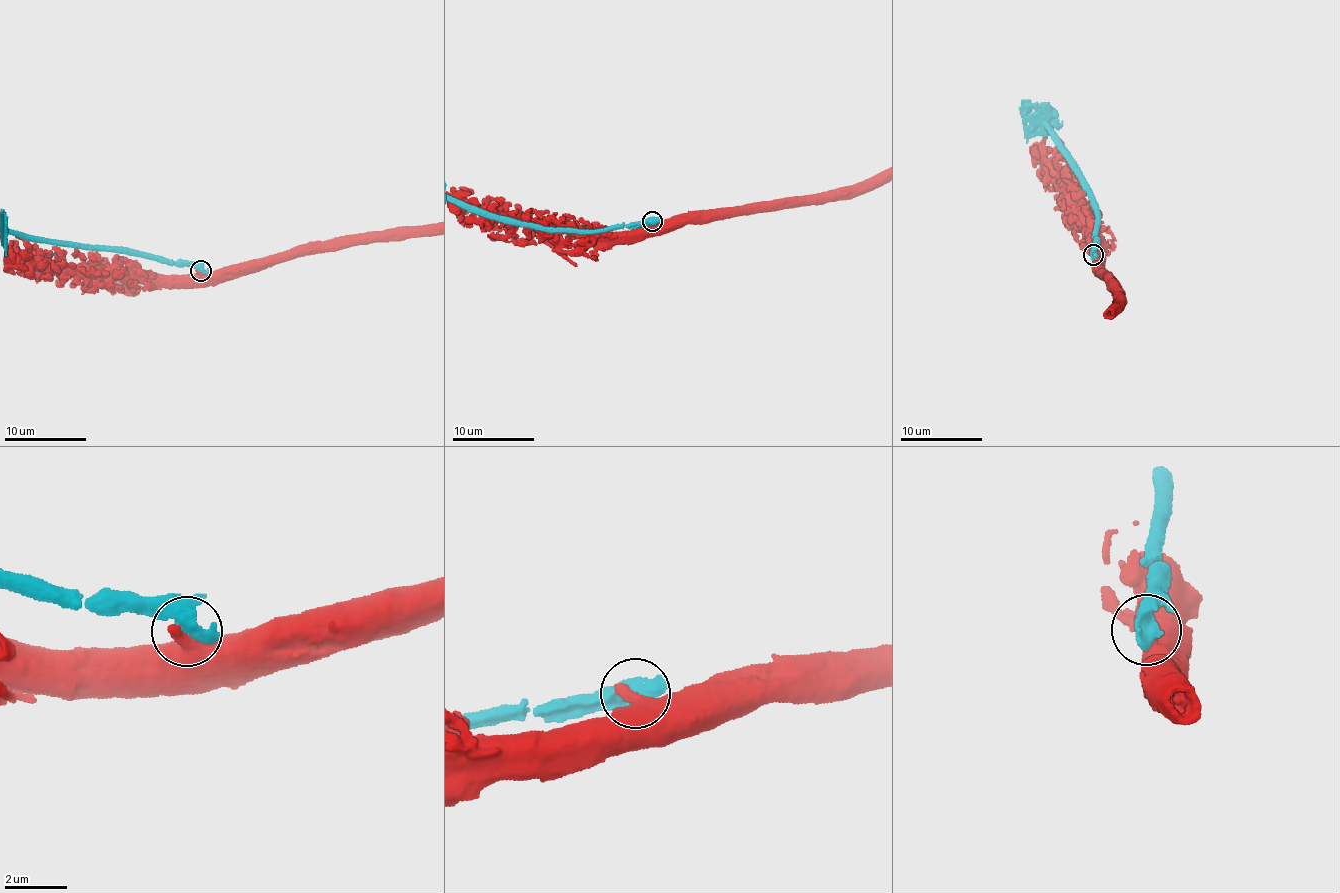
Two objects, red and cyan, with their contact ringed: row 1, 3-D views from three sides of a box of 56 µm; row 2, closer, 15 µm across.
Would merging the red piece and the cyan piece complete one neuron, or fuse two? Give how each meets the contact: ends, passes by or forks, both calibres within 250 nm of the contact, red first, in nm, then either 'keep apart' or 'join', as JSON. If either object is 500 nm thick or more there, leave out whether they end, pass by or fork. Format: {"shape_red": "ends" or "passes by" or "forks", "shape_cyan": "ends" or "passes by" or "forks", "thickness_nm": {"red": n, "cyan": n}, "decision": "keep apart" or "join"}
{"thickness_nm": {"red": 500, "cyan": 600}, "decision": "keep apart"}

